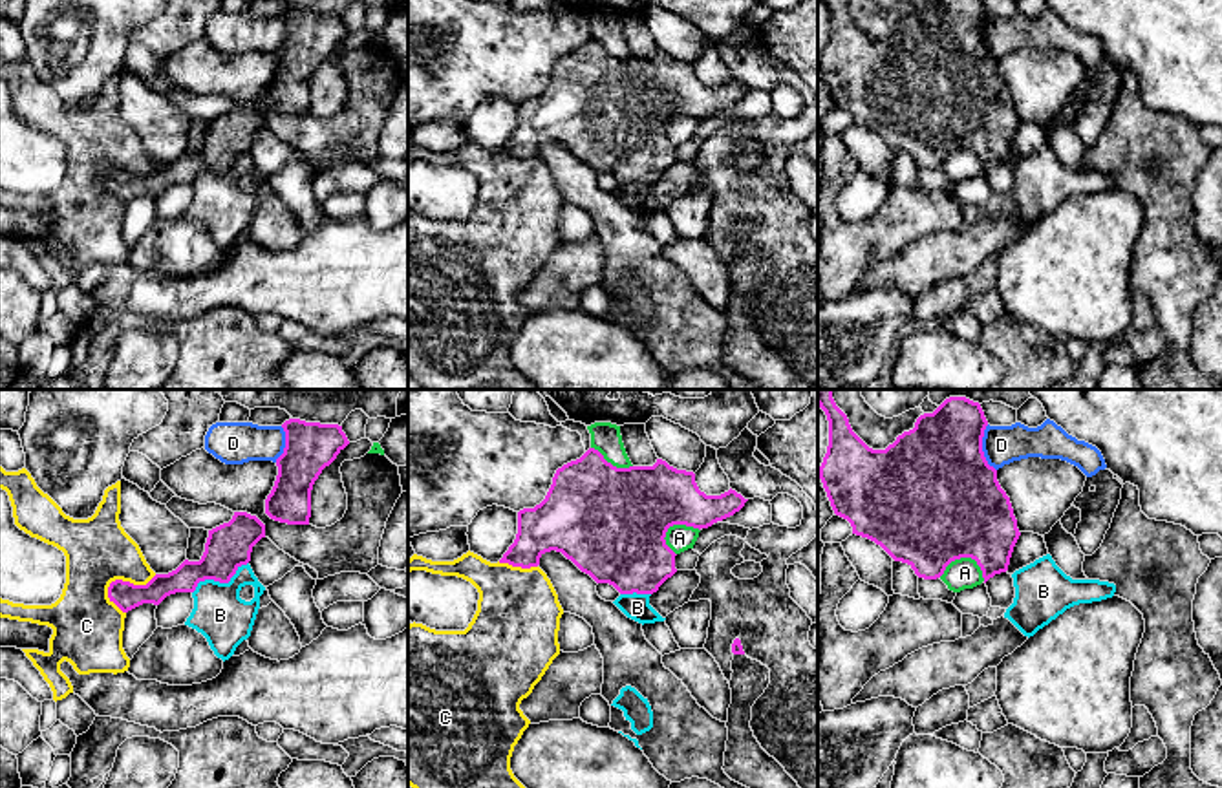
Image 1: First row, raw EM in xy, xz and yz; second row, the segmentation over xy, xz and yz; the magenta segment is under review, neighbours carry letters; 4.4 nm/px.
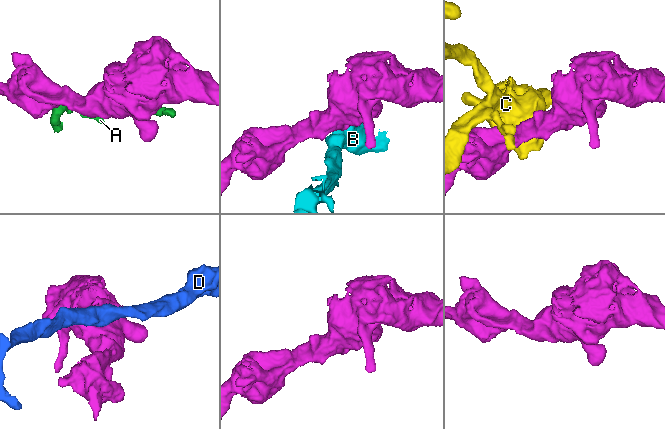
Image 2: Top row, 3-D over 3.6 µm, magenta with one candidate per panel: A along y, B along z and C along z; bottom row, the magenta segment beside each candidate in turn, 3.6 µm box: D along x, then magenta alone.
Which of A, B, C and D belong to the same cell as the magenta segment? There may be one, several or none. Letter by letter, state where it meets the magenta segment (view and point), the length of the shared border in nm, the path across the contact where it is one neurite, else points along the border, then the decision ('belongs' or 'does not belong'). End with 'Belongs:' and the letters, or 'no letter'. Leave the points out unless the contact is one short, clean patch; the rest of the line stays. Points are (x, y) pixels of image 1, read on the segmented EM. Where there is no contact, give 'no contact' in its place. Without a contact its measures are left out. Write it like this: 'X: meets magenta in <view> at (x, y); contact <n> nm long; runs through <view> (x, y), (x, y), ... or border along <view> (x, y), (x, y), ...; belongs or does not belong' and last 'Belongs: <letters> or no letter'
A: meets magenta in yz at (966, 556); contact 200 nm long; does not belong
B: meets magenta in xy at (218, 580); contact 280 nm long; border along xy (247, 562), (227, 582), (202, 580), (192, 593); does not belong
C: meets magenta in xy at (127, 582); contact 240 nm long; does not belong
D: meets magenta in yz at (981, 448); contact 220 nm long; does not belong
Belongs: no letter

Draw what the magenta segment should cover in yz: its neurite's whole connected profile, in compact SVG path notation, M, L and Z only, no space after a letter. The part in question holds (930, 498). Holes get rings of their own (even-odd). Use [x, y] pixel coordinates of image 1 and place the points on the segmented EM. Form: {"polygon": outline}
{"polygon": "M818 389L818 406L829 421L820 479L834 514L851 523L852 534L874 541L924 580L940 578L960 558L977 561L984 583L1008 570L1021 532L997 470L982 452L988 421L979 402L966 397L946 399L933 413L920 415L915 428L898 435L885 450L869 448L852 431L832 389Z"}

